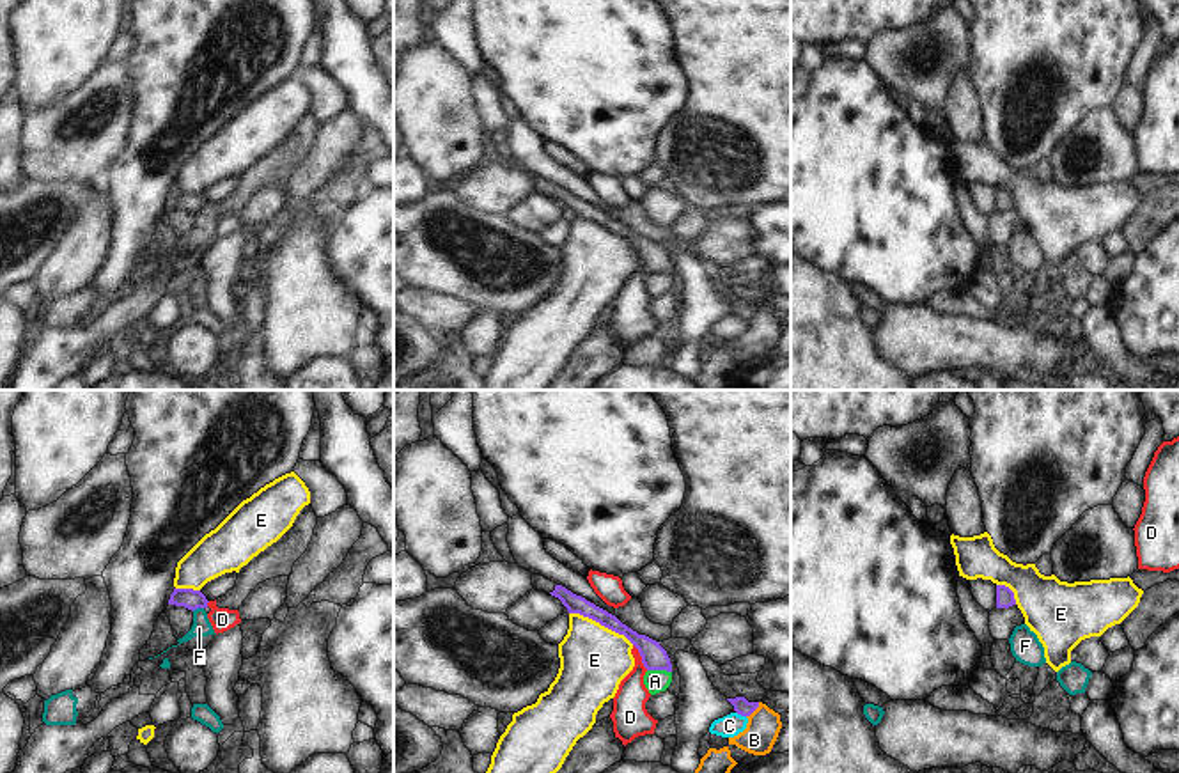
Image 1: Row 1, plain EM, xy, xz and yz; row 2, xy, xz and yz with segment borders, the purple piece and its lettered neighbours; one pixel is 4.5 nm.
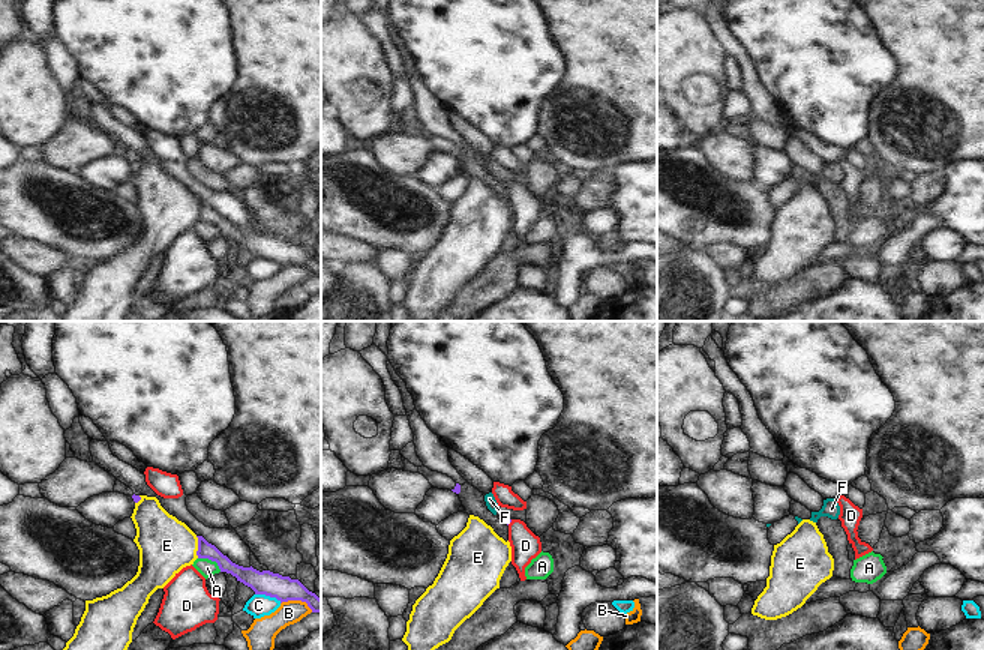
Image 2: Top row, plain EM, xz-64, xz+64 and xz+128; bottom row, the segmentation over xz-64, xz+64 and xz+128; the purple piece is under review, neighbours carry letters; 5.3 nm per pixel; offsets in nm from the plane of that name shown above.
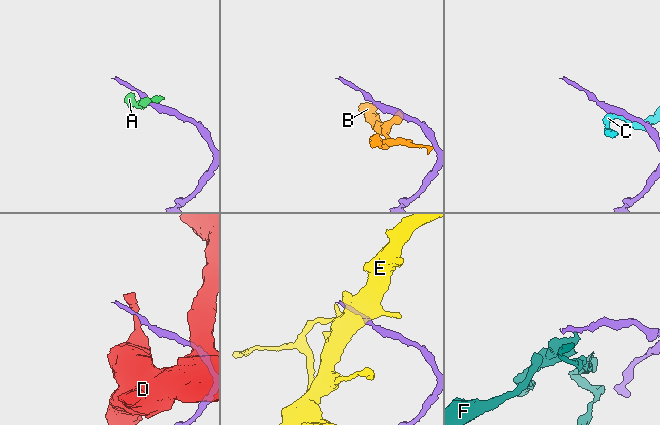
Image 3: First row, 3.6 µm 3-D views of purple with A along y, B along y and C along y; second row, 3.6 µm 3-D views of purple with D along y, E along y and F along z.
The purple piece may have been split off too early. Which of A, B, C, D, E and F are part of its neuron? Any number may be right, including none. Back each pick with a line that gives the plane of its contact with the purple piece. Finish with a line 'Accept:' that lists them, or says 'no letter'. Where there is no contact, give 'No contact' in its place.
Accept: no letter

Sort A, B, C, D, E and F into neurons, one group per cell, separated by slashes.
A F / B / C / D / E

